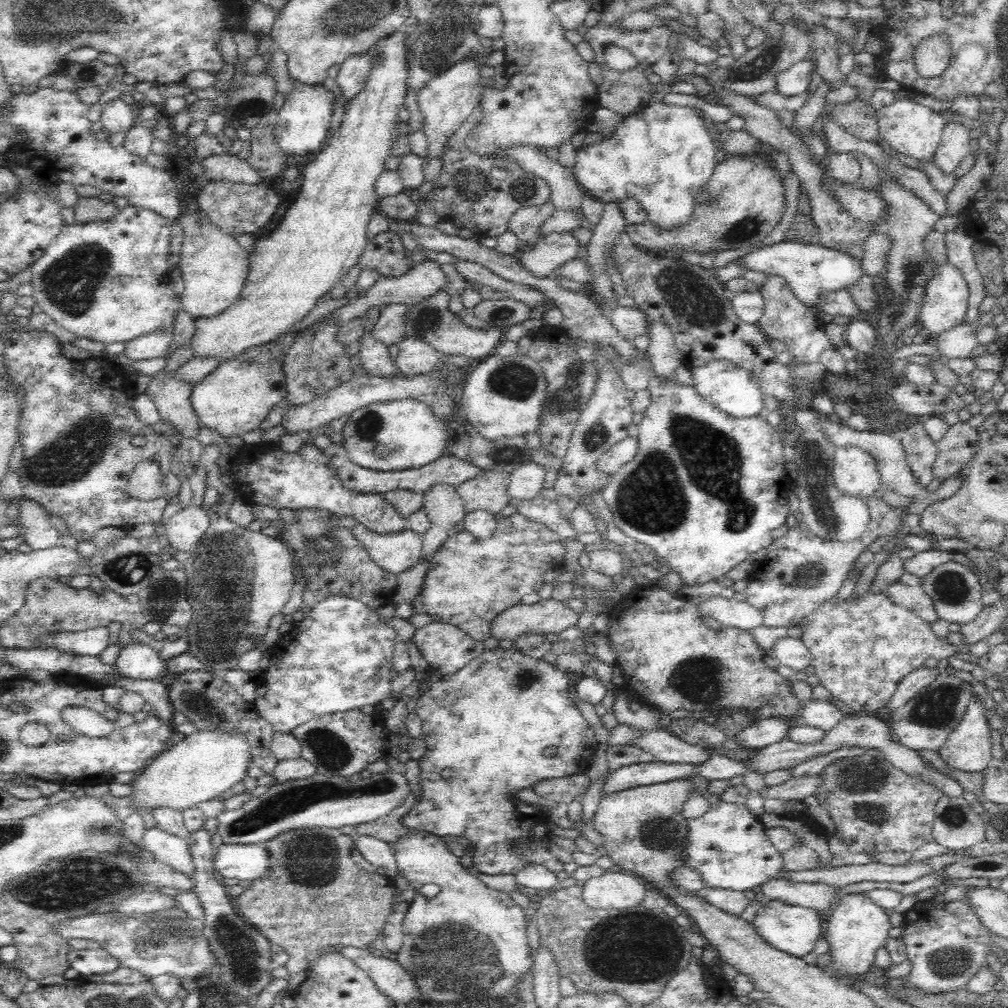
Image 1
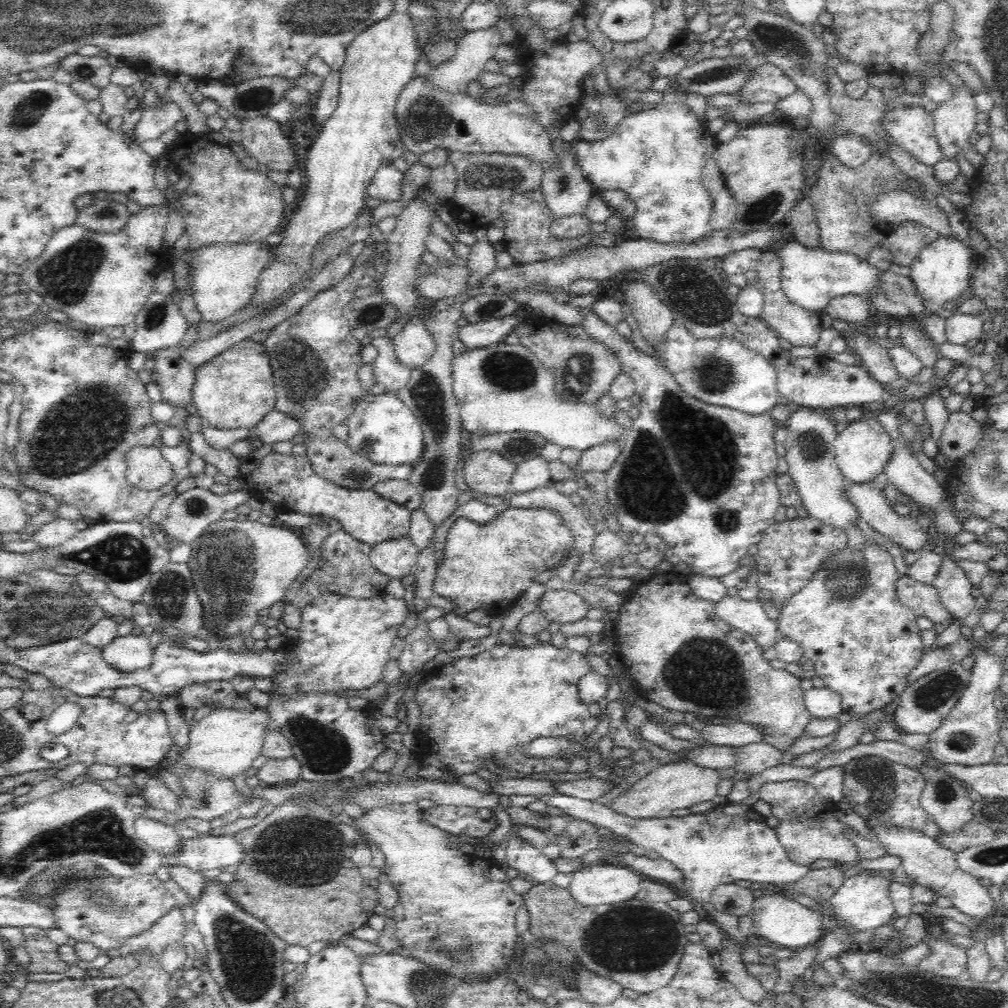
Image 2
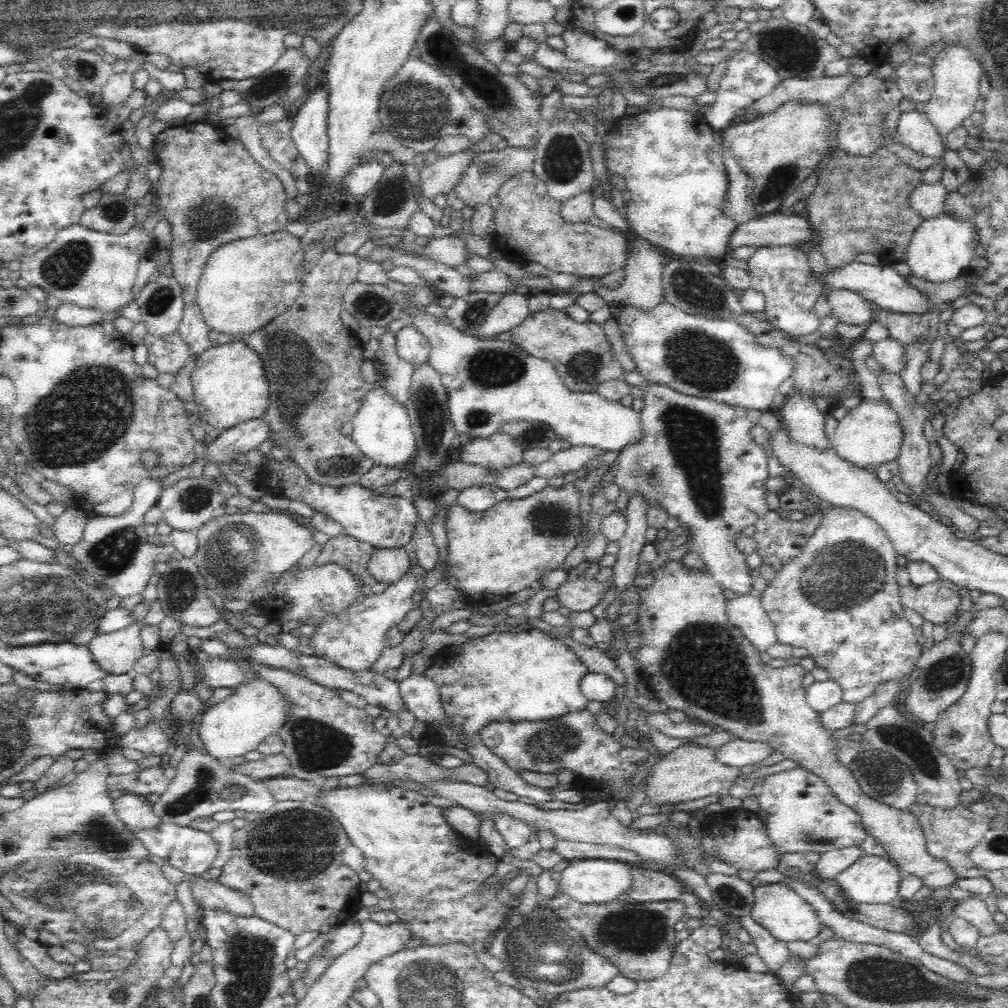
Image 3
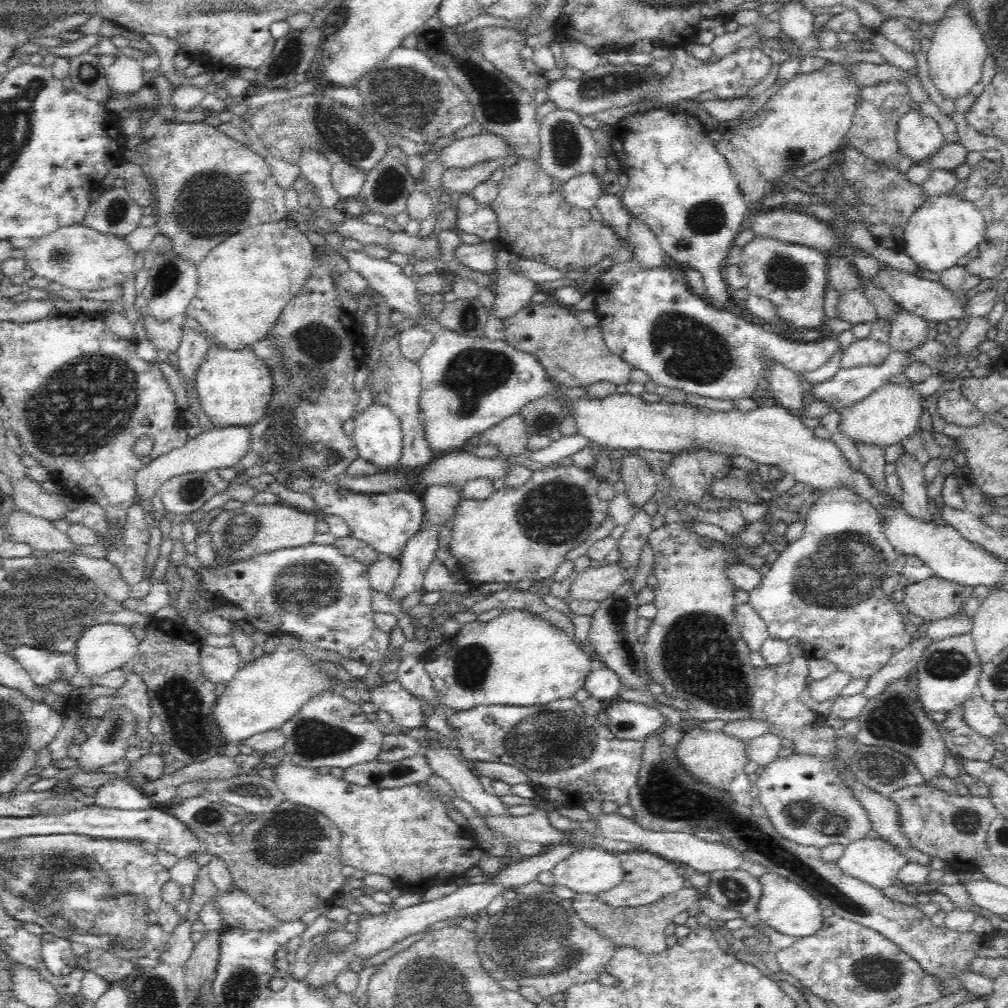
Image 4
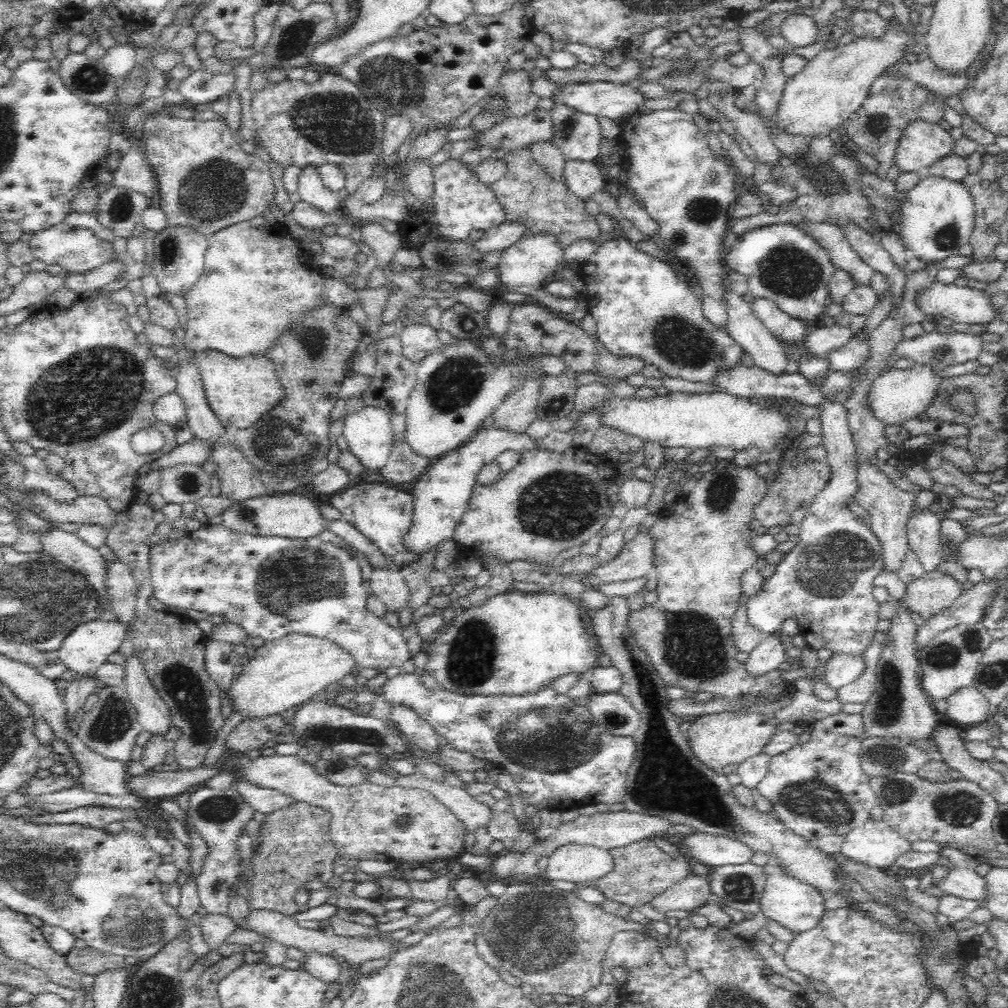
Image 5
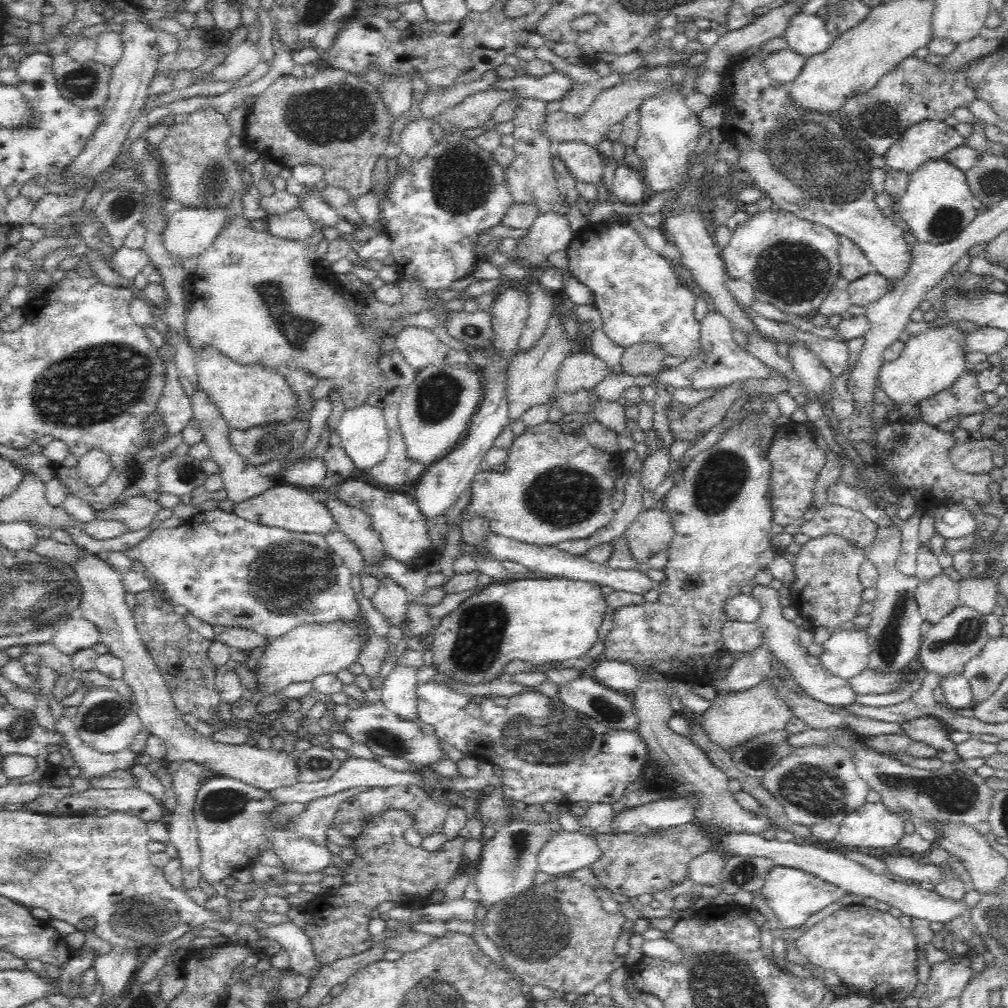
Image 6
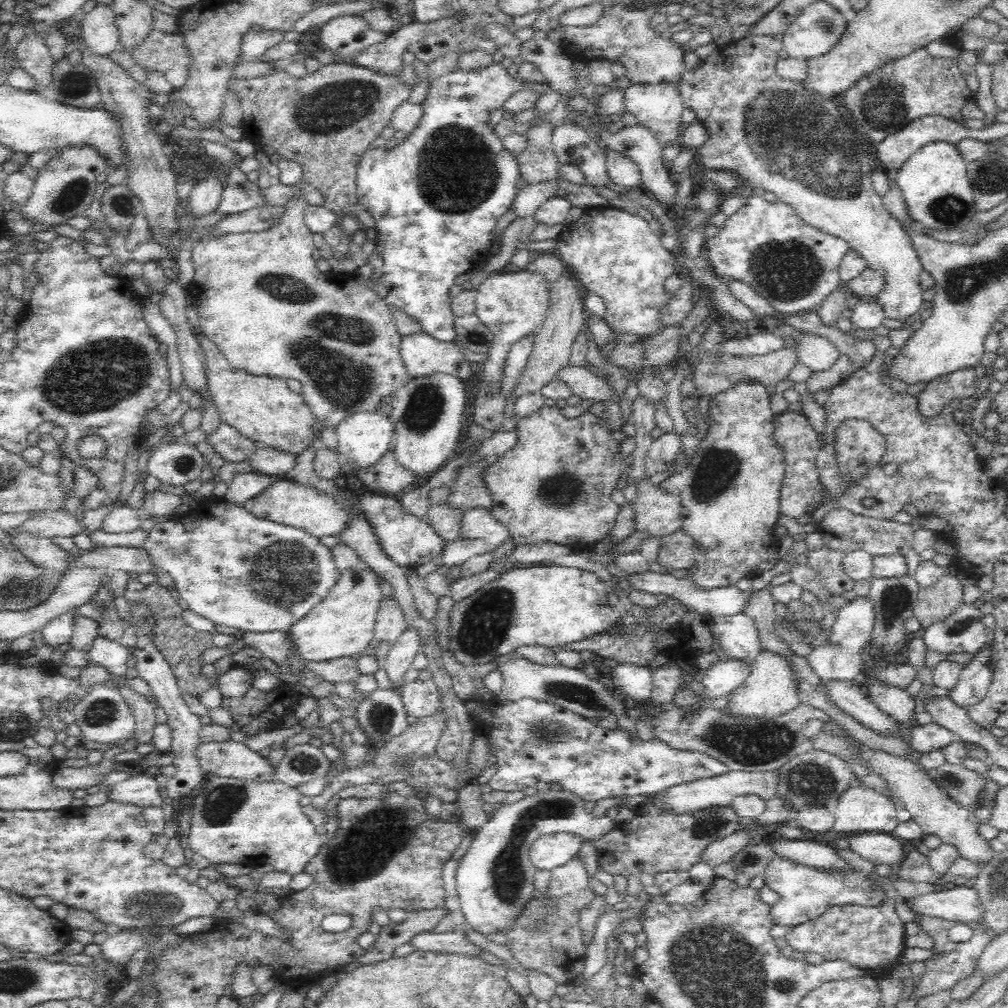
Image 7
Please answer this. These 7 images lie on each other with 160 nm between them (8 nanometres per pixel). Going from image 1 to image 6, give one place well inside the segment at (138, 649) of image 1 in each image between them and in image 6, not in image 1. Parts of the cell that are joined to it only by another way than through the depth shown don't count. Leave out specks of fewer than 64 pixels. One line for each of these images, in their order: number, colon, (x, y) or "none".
2: (130, 653)
3: (115, 652)
4: (103, 647)
5: (86, 646)
6: (76, 632)

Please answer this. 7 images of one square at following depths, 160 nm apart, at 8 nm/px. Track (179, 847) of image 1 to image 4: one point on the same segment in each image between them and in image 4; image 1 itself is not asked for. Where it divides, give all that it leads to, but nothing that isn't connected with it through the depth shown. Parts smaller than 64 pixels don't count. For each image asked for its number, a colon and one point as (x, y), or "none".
2: (161, 838)
3: (133, 810)
4: (119, 794)

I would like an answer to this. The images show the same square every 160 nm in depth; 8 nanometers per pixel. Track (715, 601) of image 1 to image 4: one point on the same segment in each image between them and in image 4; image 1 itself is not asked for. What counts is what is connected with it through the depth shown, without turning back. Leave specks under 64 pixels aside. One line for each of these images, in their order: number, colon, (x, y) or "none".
2: (746, 616)
3: (745, 611)
4: (753, 631)

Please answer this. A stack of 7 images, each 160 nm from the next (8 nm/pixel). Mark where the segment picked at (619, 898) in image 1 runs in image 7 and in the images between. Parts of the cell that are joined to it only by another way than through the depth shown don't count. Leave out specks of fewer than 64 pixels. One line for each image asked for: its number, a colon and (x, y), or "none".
2: (603, 883)
3: (595, 880)
4: (590, 870)
5: (581, 863)
6: (565, 852)
7: (547, 852)

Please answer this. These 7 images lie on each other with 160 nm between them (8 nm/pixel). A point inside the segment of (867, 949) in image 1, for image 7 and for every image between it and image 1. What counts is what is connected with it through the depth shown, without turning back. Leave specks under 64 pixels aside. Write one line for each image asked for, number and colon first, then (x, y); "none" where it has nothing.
2: (863, 900)
3: (869, 879)
4: (877, 861)
5: (874, 843)
6: (872, 825)
7: (860, 808)

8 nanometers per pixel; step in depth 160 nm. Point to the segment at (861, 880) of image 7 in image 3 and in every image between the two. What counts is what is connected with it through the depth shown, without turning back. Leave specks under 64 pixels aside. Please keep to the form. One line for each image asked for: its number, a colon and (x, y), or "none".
3: (779, 908)
4: (785, 906)
5: (794, 904)
6: (793, 895)

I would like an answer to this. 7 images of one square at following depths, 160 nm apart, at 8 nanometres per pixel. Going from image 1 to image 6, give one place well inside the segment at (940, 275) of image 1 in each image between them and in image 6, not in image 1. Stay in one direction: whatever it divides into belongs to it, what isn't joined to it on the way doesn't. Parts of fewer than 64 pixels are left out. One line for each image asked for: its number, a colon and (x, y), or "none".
2: (941, 271)
3: (942, 247)
4: (943, 229)
5: (937, 215)
6: (938, 203)

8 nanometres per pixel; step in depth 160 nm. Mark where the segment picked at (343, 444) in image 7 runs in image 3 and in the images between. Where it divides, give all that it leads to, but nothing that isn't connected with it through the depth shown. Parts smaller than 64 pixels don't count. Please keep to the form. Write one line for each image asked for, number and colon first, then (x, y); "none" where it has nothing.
3: (382, 430)
4: (377, 435)
5: (369, 434)
6: (364, 436)

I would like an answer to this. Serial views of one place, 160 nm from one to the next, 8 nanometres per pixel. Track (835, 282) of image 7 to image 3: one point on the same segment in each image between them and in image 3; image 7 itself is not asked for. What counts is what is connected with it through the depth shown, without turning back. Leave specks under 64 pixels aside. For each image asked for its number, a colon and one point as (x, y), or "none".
3: (782, 274)
4: (792, 276)
5: (784, 263)
6: (792, 264)

